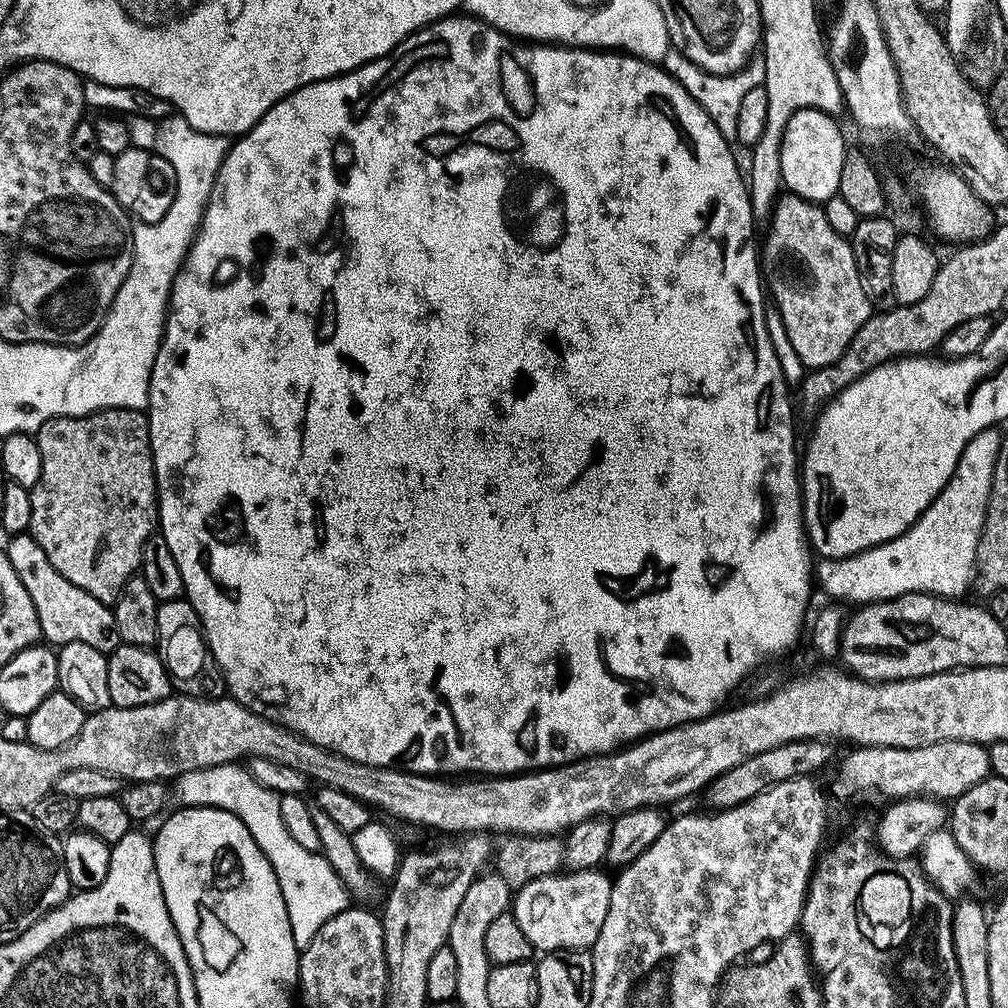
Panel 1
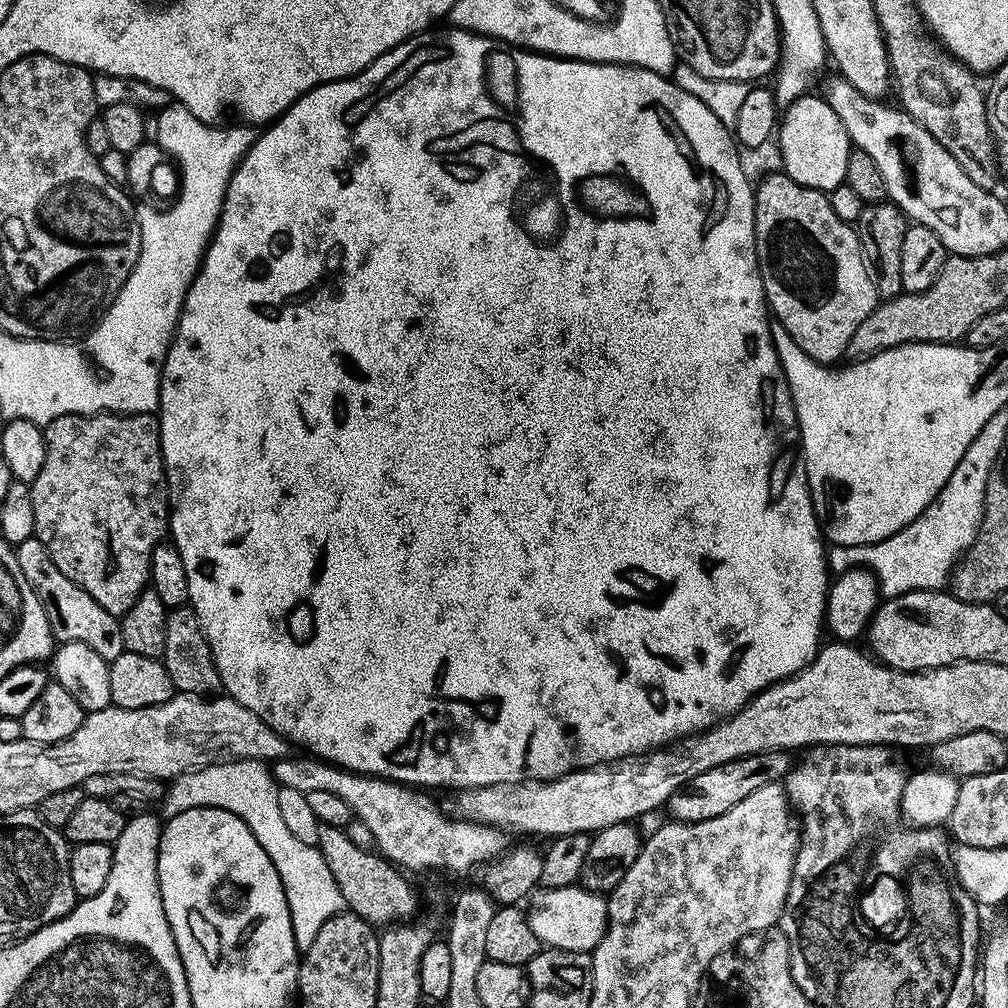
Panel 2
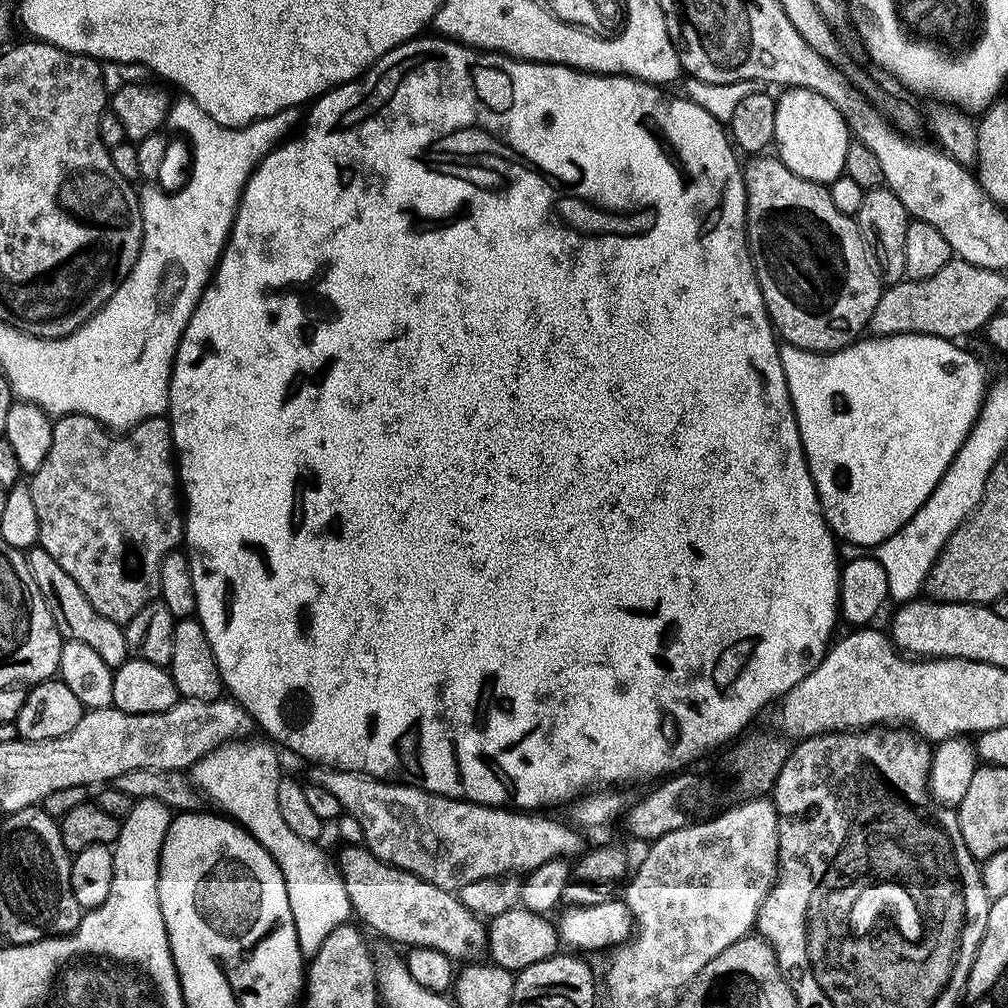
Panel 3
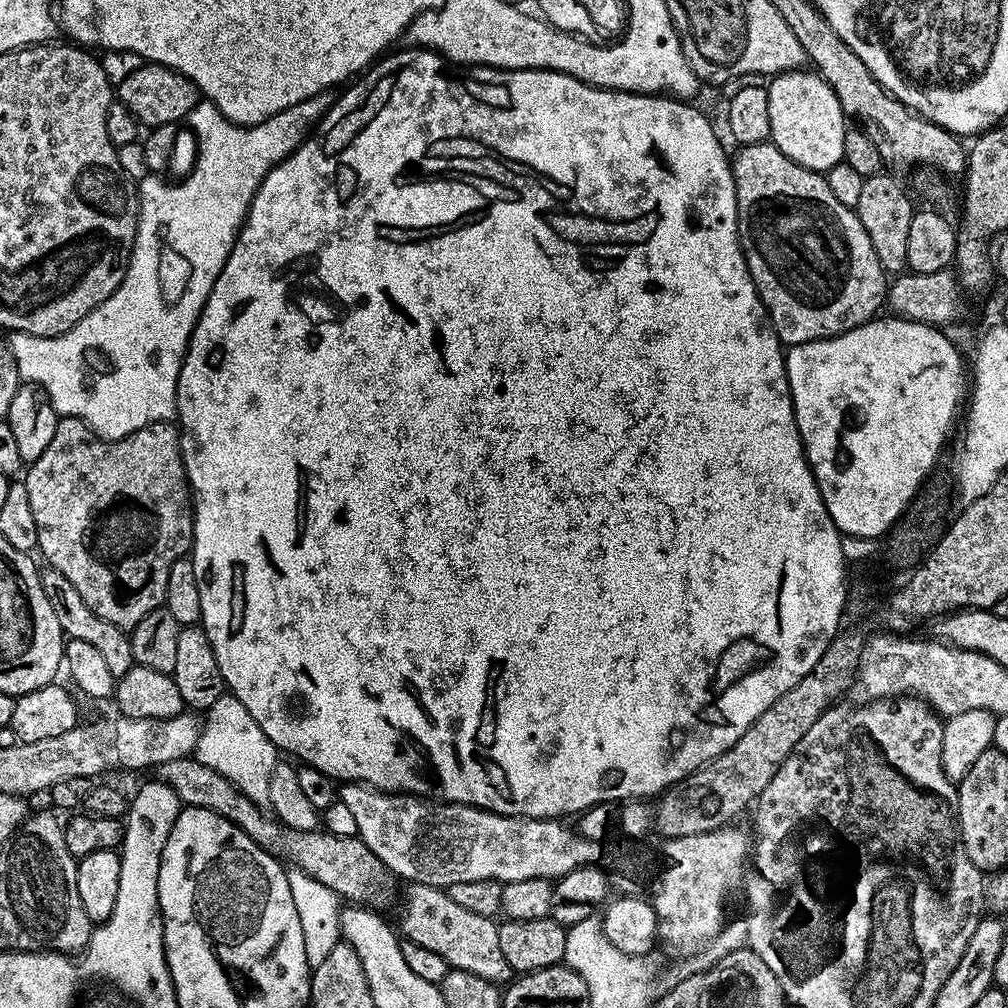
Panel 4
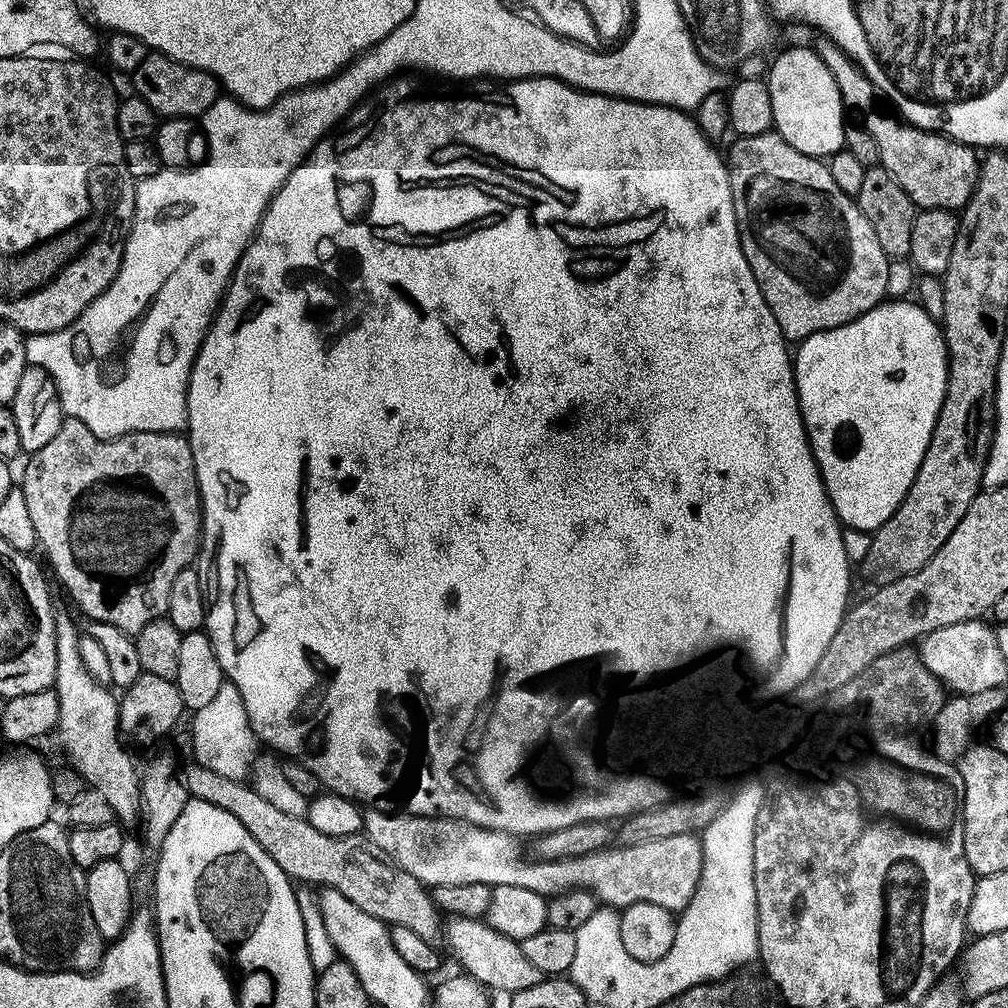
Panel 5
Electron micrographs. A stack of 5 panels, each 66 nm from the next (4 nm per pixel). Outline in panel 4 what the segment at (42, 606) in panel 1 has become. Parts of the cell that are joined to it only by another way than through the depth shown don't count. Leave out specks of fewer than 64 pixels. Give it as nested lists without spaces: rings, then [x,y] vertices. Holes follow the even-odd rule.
[[[49,567],[47,570],[41,571],[40,581],[46,599],[49,600],[50,607],[58,618],[58,626],[62,626],[65,637],[68,640],[90,642],[90,646],[94,646],[94,650],[98,650],[99,656],[106,661],[112,677],[121,680],[136,664],[134,650],[130,650],[131,635],[125,629],[106,622],[106,618],[98,618],[98,614],[94,614],[94,610],[90,610],[90,606],[86,606],[86,602],[82,602],[78,590],[74,590],[74,586],[70,586],[70,581],[58,570]]]

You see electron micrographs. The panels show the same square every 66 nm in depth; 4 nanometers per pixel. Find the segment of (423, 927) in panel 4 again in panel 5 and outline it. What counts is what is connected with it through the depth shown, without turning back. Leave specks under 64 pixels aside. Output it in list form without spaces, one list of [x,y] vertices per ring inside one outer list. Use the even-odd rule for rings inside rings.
[[[449,917],[442,934],[444,943],[464,968],[462,970],[491,991],[505,992],[511,996],[518,990],[536,986],[544,978],[543,973],[527,961],[517,941],[497,932],[483,919]]]

